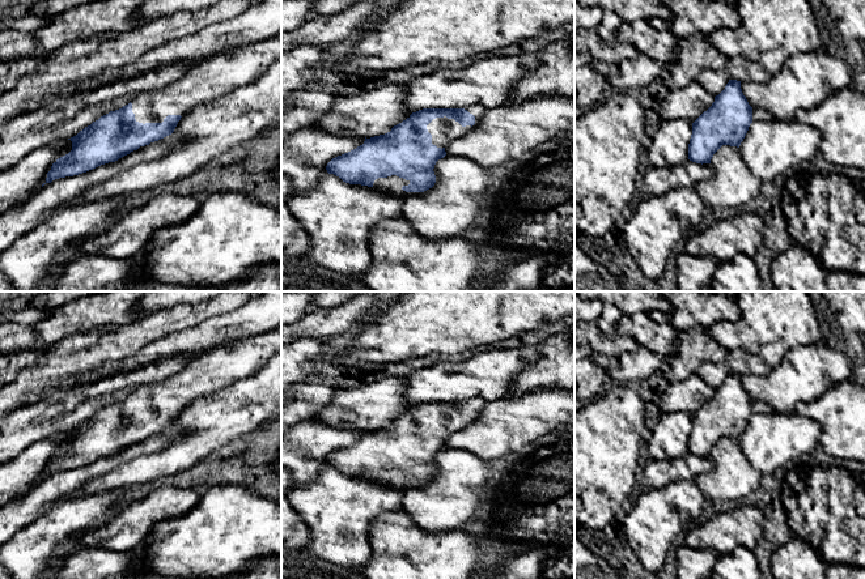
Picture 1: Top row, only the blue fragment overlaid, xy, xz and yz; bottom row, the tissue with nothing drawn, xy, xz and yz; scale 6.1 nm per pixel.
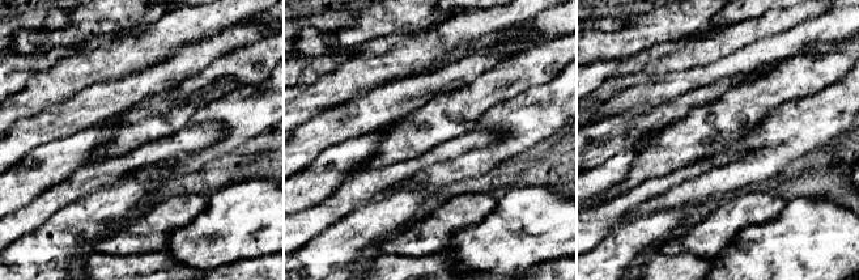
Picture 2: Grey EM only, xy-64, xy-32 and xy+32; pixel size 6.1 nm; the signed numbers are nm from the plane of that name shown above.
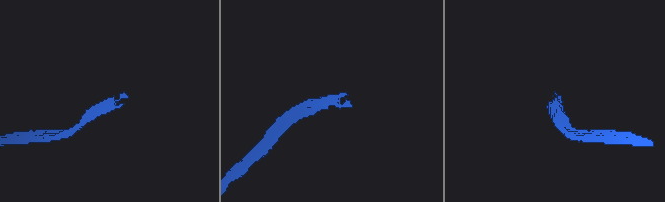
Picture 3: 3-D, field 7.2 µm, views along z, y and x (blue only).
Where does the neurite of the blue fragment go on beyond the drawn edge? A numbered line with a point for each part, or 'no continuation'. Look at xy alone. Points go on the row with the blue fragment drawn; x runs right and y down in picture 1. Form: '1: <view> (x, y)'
1: xy (208, 79)

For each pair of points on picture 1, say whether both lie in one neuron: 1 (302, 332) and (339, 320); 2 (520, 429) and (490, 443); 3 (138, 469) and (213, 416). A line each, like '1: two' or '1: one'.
1: one
2: one
3: one

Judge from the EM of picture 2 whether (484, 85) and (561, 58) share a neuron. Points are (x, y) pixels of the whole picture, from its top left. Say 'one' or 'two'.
one

